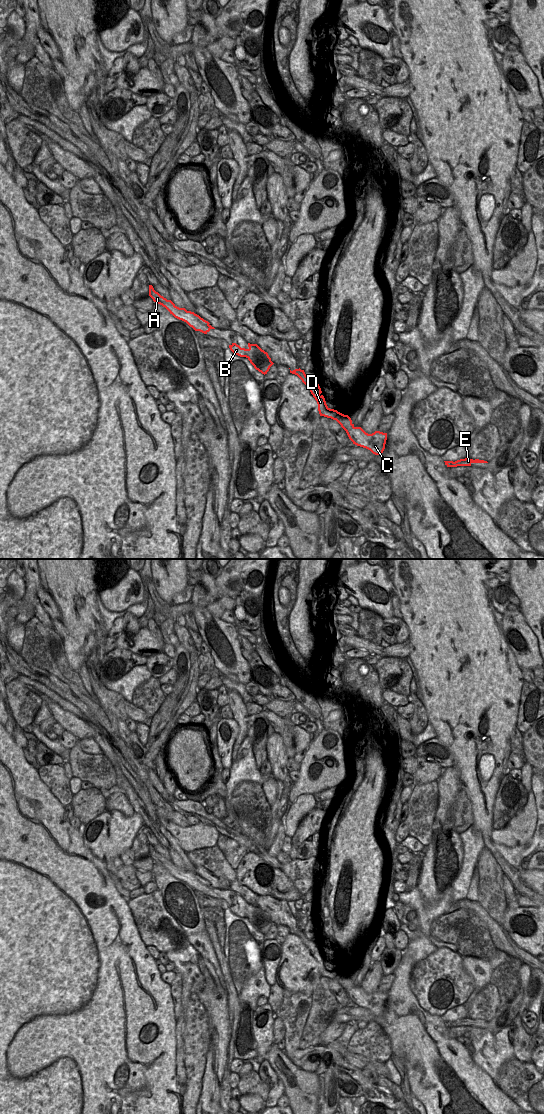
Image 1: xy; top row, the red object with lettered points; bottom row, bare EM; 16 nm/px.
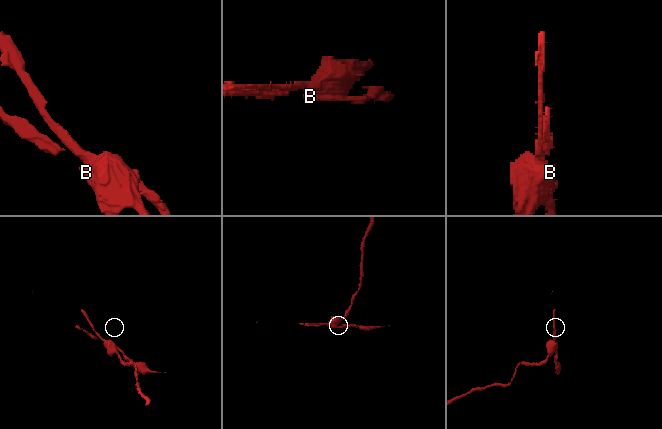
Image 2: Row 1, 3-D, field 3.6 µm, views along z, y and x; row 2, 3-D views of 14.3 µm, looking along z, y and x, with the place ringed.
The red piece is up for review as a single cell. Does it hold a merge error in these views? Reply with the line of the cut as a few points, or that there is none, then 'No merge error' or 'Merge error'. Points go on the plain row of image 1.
Split along xy (246, 909), (255, 914), (260, 911). Merge error.

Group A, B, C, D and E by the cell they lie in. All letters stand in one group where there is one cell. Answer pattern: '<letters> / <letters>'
A C D E / B

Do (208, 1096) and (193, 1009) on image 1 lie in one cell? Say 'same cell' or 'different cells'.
different cells

